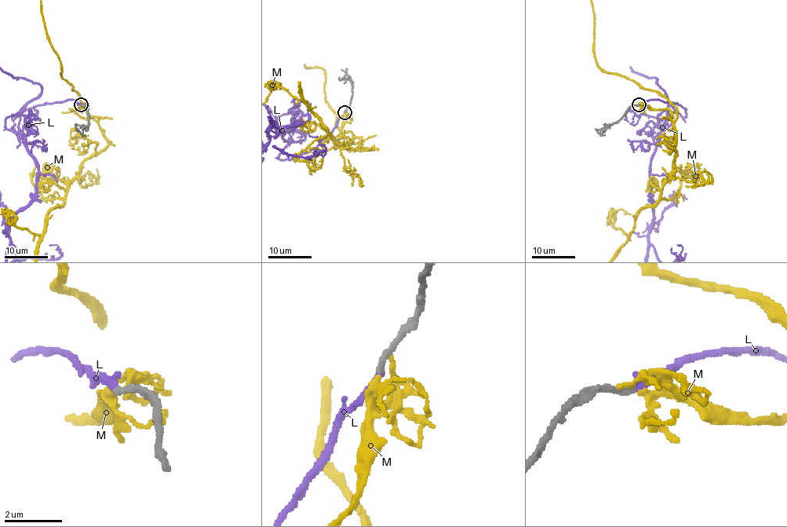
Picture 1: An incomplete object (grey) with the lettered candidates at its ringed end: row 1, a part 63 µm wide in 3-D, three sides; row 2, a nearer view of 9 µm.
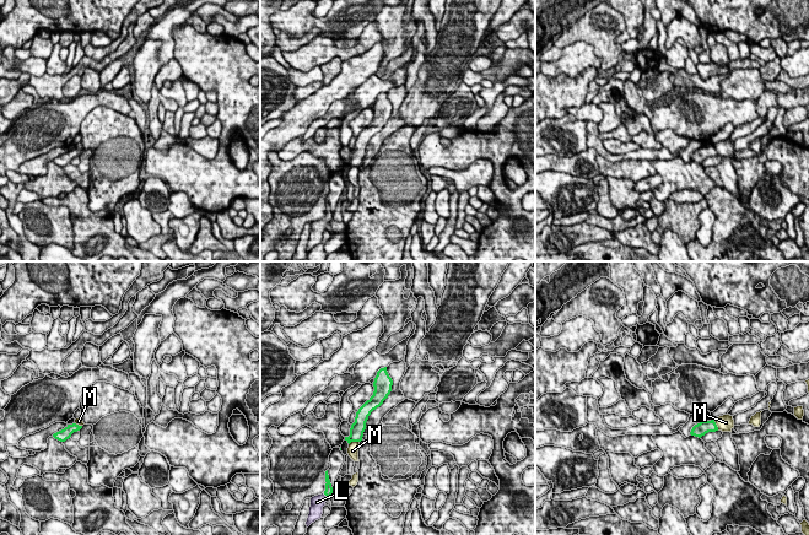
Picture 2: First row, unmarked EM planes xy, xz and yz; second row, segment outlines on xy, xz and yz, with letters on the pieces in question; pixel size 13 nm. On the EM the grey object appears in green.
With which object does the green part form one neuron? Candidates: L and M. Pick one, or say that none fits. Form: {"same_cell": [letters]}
{"same_cell": ["L"]}

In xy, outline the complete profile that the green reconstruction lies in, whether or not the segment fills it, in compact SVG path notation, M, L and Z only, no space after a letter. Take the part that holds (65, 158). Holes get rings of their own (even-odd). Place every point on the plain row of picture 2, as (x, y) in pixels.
M76 148L68 150L64 155L56 157L53 160L53 162L60 167L65 167L71 162L74 157L77 157L82 153L82 151L79 151Z

